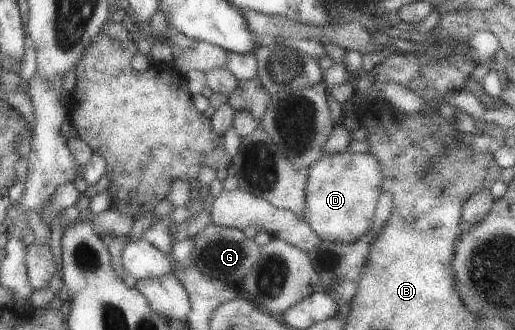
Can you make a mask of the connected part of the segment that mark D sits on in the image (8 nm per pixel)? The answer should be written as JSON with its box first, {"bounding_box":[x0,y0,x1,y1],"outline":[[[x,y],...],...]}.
{"bounding_box":[302,153,382,245],"outline":[[[338,153],[324,155],[308,168],[306,200],[302,221],[318,235],[320,243],[350,245],[368,234],[376,211],[376,201],[382,193],[381,162],[374,155]]]}

